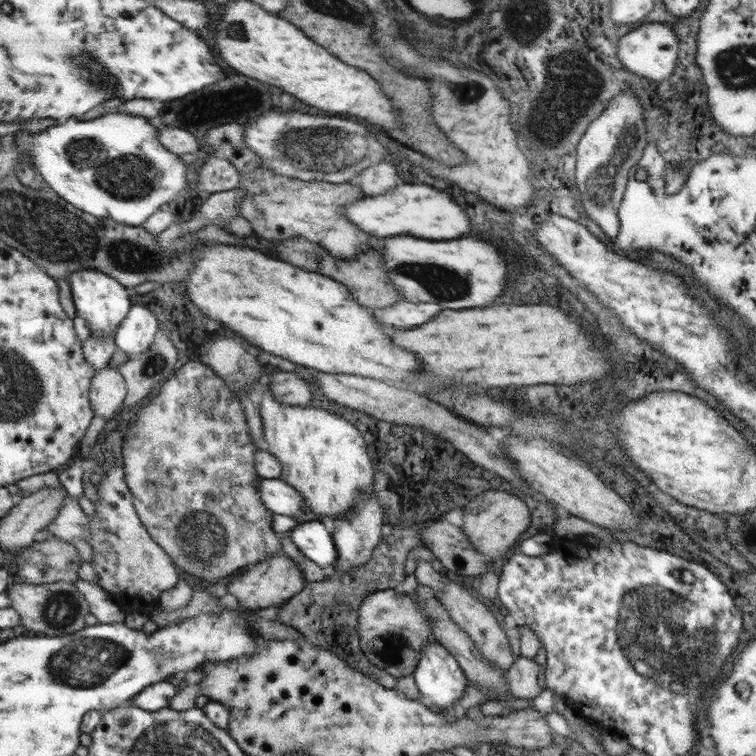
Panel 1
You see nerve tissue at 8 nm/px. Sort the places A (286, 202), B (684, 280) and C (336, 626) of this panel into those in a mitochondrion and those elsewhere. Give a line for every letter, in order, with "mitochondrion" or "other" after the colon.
A: other
B: other
C: other

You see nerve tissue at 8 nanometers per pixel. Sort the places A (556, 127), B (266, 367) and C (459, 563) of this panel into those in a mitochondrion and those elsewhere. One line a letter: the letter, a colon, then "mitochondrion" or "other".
A: other
B: other
C: other

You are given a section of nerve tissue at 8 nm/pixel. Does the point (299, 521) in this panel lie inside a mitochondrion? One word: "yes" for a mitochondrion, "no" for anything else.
no

